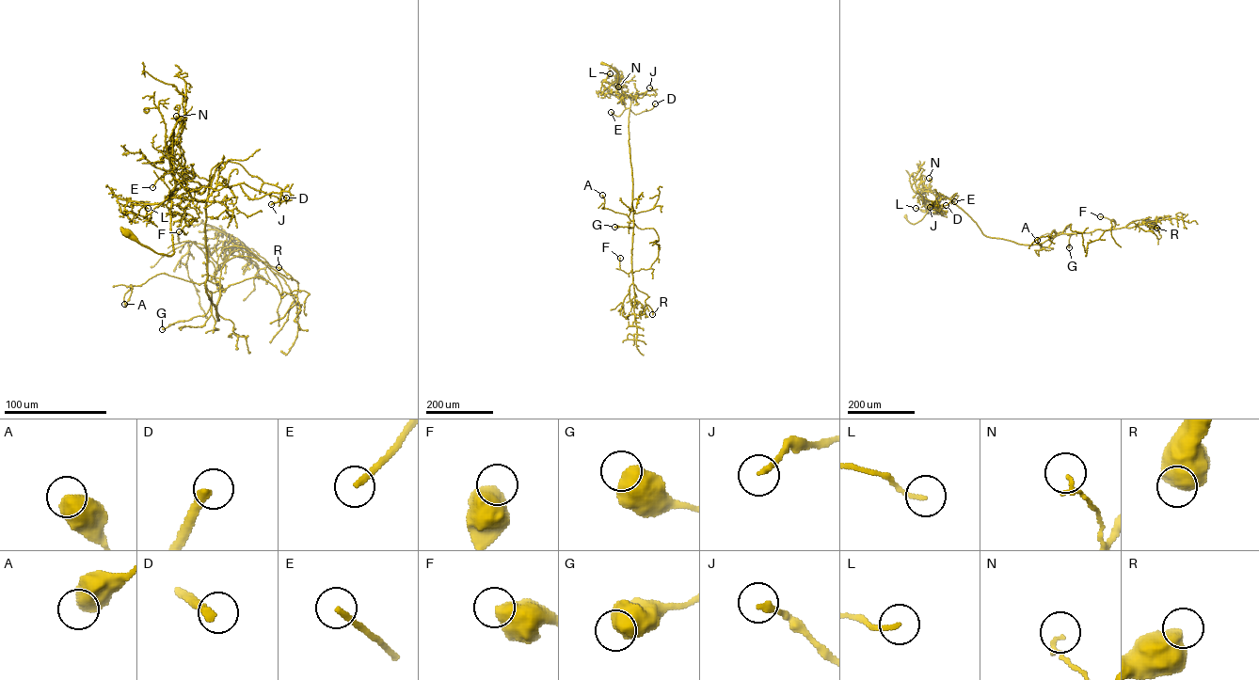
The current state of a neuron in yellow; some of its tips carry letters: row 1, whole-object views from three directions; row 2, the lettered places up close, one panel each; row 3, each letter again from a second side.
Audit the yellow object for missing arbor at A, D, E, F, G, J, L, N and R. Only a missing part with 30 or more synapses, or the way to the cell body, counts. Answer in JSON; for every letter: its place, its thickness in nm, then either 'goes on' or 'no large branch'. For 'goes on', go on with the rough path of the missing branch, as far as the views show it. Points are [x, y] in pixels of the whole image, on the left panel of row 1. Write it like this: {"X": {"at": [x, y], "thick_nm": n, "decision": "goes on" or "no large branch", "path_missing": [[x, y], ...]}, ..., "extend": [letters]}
{"A": {"at": [124, 304], "thick_nm": 650, "decision": "no large branch"}, "D": {"at": [286, 197], "thick_nm": 340, "decision": "goes on", "path_missing": [[286, 197], [287, 206], [276, 212], [269, 221], [246, 225], [240, 242]]}, "E": {"at": [152, 187], "thick_nm": 220, "decision": "goes on", "path_missing": [[152, 187], [136, 214], [126, 221], [150, 241], [170, 245], [172, 250]]}, "F": {"at": [179, 231], "thick_nm": 650, "decision": "no large branch"}, "G": {"at": [162, 329], "thick_nm": 650, "decision": "no large branch"}, "J": {"at": [271, 204], "thick_nm": 220, "decision": "no large branch"}, "L": {"at": [148, 208], "thick_nm": 140, "decision": "no large branch"}, "N": {"at": [176, 116], "thick_nm": 160, "decision": "no large branch"}, "R": {"at": [278, 267], "thick_nm": 700, "decision": "no large branch"}, "extend": ["D", "E"]}

